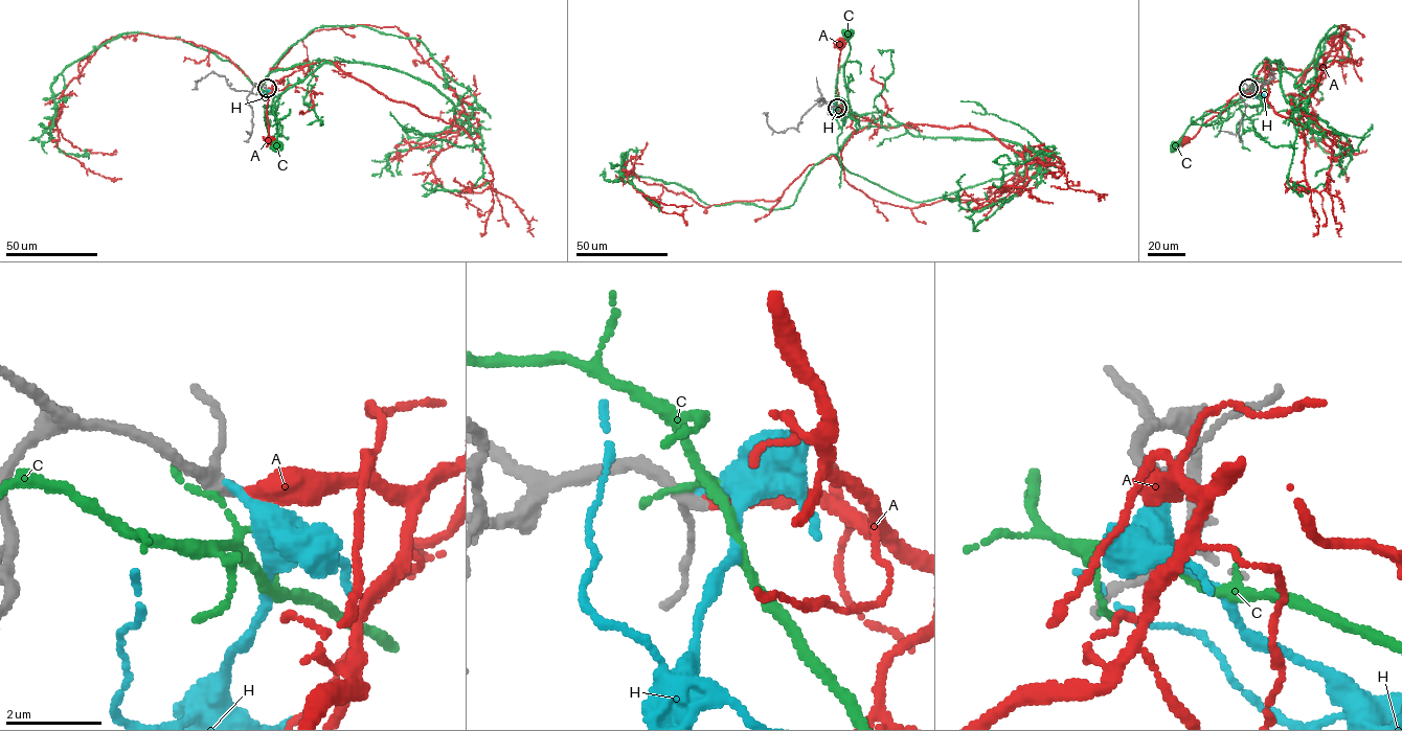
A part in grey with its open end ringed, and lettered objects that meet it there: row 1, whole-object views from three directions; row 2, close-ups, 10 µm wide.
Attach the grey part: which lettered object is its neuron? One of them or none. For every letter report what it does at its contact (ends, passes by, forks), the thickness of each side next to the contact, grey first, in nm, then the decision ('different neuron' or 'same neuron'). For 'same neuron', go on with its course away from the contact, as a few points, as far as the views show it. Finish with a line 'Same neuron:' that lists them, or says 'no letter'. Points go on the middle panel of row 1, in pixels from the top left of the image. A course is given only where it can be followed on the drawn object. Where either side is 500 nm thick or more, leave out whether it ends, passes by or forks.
A: it ends there; 240 nm thick on the grey side, 360 nm on the other; same neuron; it runs (837, 107), (843, 108), (837, 88), (840, 42)
C: it ends there; 280 nm thick on the grey side, 150 nm on the other; different neuron
H: it ends there; 240 nm thick on the grey side, 280 nm on the other; different neuron
Same neuron: A

